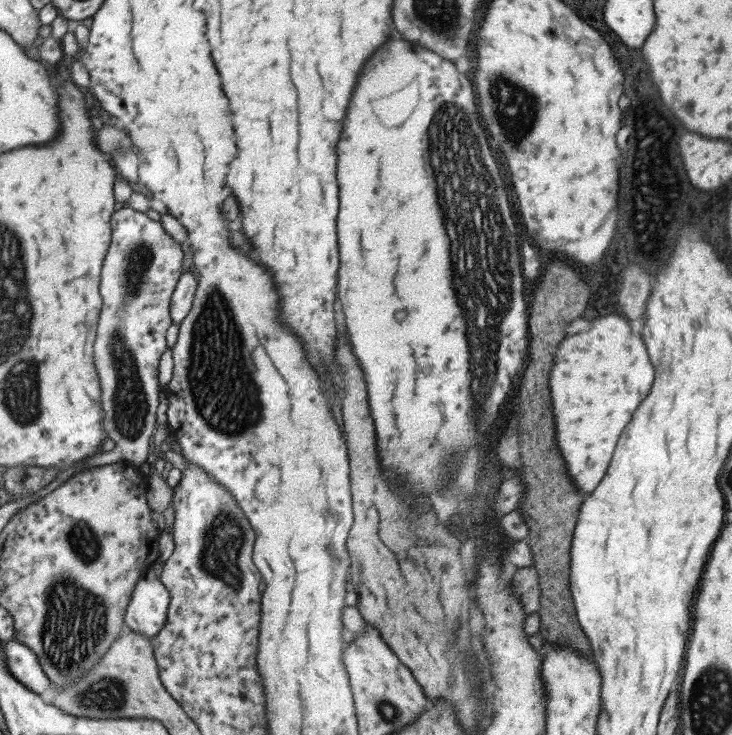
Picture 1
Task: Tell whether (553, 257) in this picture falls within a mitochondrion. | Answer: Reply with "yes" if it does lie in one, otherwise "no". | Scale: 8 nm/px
no

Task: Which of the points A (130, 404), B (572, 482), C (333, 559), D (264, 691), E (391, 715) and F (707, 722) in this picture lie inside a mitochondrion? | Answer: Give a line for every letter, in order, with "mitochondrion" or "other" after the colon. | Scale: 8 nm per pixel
A: mitochondrion
B: other
C: mitochondrion
D: other
E: mitochondrion
F: mitochondrion

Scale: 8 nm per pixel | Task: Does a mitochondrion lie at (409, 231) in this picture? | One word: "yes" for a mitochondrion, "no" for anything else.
no

